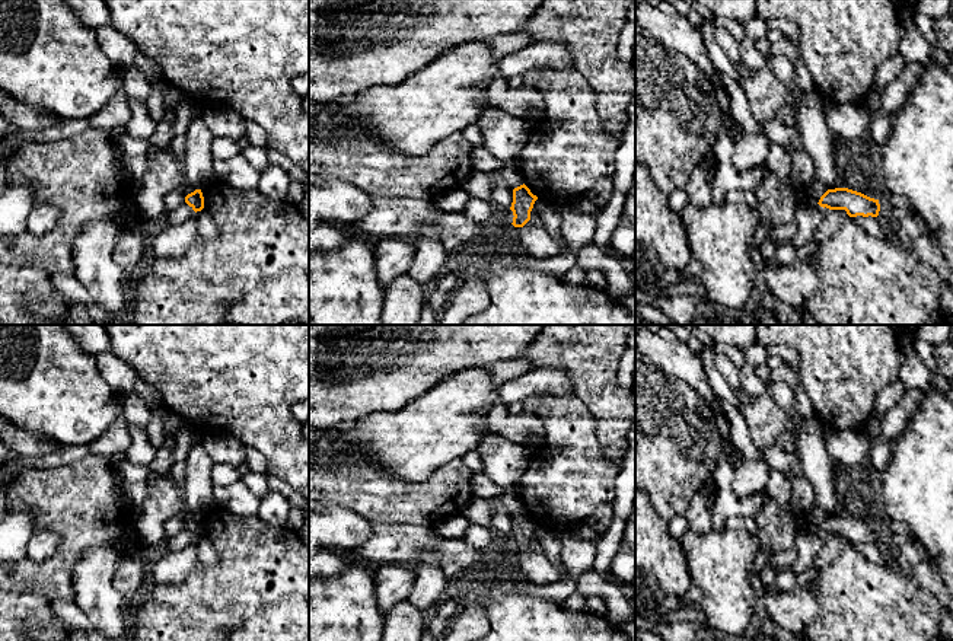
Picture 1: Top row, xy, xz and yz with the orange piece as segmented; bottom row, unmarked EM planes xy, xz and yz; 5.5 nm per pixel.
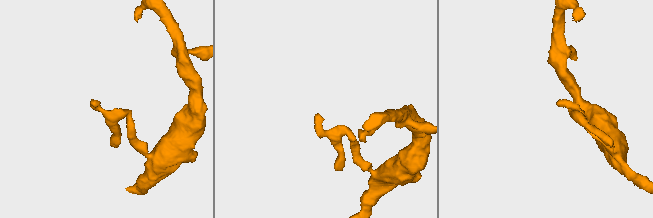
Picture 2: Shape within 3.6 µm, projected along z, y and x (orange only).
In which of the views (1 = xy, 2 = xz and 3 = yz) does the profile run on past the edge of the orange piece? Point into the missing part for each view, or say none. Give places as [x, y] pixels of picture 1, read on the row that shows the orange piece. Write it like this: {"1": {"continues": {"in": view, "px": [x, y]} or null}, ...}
{"1": {"continues": null}, "2": {"continues": null}, "3": {"continues": null}}

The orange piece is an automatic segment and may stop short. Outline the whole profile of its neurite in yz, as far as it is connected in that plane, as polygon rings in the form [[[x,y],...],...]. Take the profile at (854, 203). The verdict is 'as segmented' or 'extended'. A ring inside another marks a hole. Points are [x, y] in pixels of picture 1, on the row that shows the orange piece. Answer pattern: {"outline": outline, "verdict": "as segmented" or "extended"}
{"outline": [[[848,188],[828,189],[817,204],[829,210],[845,210],[850,217],[877,217],[880,211],[879,200]]], "verdict": "as segmented"}

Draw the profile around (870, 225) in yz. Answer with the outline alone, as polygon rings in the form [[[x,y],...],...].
[[[857,216],[857,217],[852,217],[854,221],[857,224],[860,224],[870,236],[873,237],[887,237],[887,239],[892,239],[893,242],[899,242],[896,239],[896,236],[893,235],[893,229],[885,229],[880,226],[877,217],[863,217],[863,216]]]

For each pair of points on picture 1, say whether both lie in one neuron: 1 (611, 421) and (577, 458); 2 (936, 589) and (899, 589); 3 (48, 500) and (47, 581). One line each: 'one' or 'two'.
1: two
2: two
3: one

